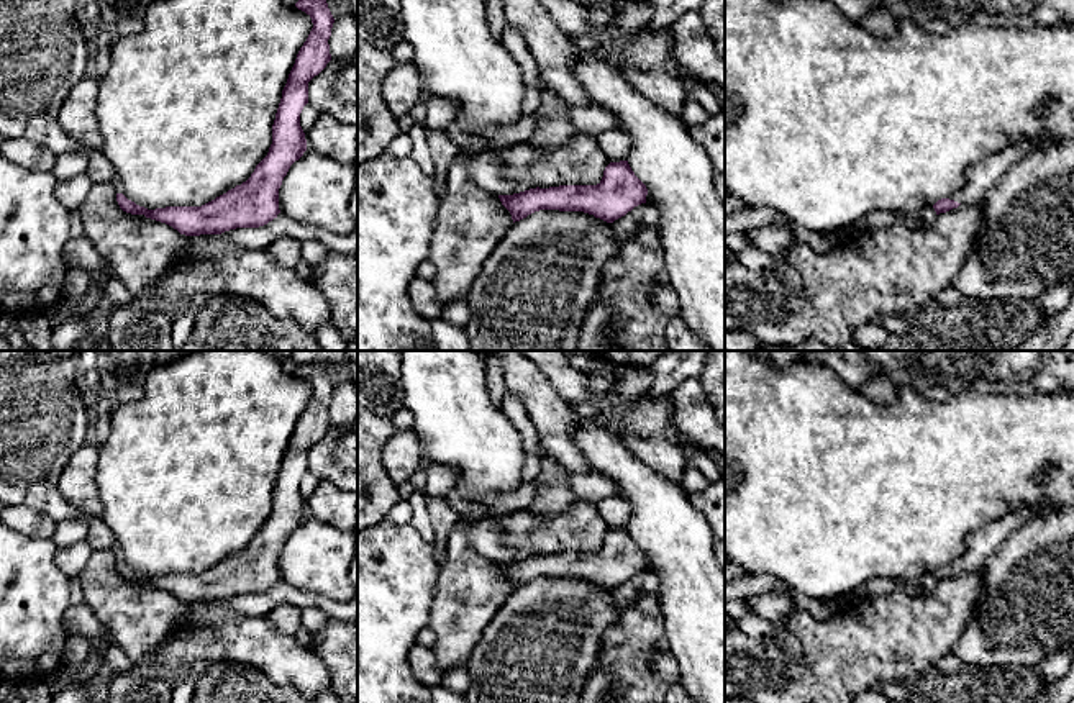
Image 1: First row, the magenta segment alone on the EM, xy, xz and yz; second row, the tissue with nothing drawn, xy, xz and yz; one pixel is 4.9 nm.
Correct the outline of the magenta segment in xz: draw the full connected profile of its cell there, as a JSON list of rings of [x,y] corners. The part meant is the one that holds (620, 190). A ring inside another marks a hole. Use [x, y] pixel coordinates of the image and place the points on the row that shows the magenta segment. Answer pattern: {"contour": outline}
{"contour": [[[628,161],[610,162],[597,185],[559,185],[498,195],[513,223],[539,210],[584,211],[607,223],[646,203],[648,188]]]}

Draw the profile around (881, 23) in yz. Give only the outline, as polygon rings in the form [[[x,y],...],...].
[[[885,10],[867,11],[859,23],[879,38],[890,36],[897,31],[897,20]]]

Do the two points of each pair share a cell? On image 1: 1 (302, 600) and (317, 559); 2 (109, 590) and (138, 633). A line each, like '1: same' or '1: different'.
1: different
2: same

